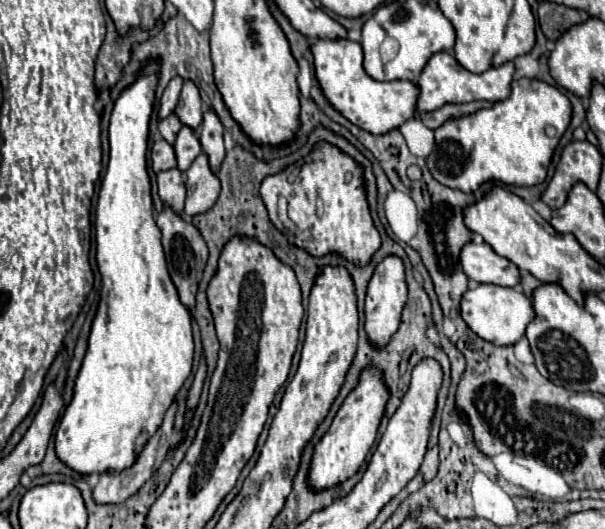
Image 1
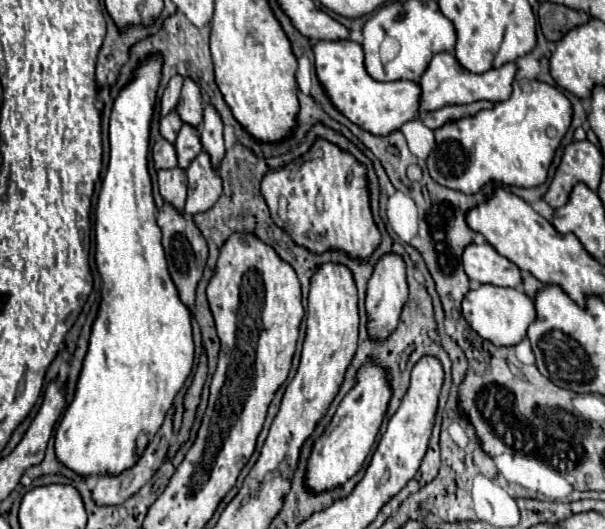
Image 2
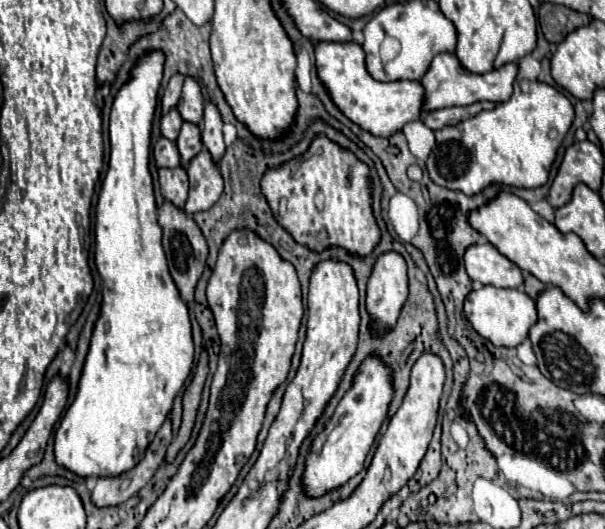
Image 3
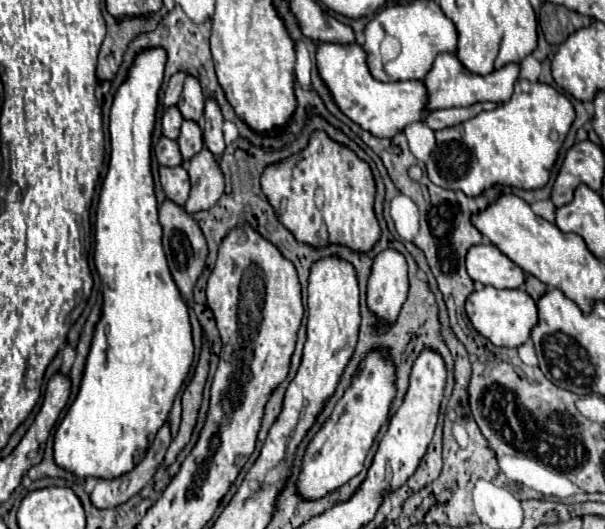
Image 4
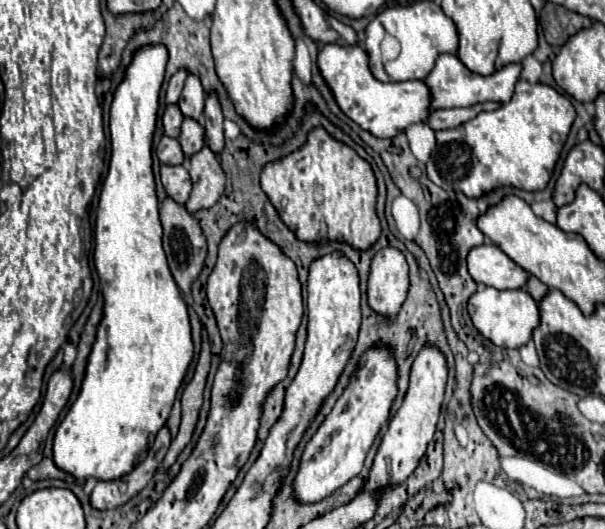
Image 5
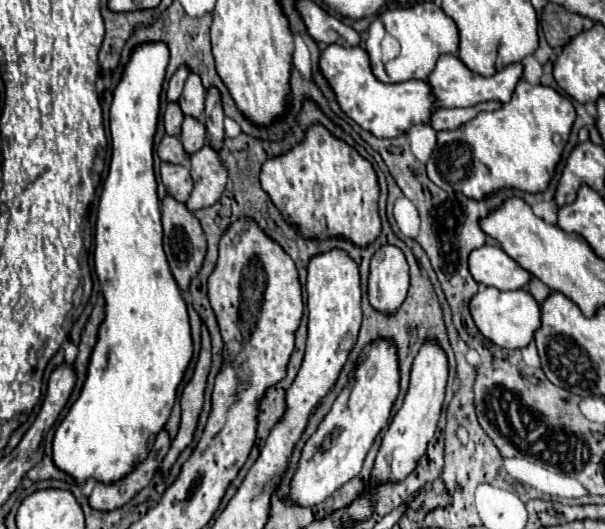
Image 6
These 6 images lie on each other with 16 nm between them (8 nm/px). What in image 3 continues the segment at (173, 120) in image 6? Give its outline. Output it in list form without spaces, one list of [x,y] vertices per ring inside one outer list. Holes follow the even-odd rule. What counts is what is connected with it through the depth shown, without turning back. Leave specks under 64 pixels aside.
[[[170,108],[164,116],[162,116],[162,136],[166,136],[168,140],[176,140],[180,126],[182,126],[182,116],[176,108]]]

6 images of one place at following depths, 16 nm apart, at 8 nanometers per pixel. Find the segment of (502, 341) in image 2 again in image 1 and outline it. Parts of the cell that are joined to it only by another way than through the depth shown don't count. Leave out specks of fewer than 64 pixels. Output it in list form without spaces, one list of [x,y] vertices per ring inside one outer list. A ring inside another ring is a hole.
[[[478,284],[478,288],[470,288],[464,294],[464,300],[460,302],[460,312],[462,318],[466,320],[466,324],[484,340],[496,344],[496,346],[512,346],[516,344],[520,338],[524,338],[526,334],[526,326],[534,320],[534,306],[532,300],[520,290],[520,288],[502,288],[502,286],[494,286],[494,284]]]

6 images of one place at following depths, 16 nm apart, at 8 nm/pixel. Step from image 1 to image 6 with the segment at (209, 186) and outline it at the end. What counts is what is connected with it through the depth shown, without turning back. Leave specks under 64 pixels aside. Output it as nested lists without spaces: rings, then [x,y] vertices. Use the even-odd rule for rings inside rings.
[[[204,146],[190,158],[190,172],[194,178],[194,190],[186,202],[186,206],[196,212],[200,208],[212,206],[220,200],[228,172],[218,156],[218,152],[212,146]]]

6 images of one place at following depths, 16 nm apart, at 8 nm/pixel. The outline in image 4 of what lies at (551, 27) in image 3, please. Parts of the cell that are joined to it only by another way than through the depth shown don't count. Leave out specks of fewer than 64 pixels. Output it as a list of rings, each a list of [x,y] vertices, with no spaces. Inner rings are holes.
[[[546,2],[542,6],[542,10],[540,10],[538,22],[542,26],[542,32],[544,32],[546,40],[548,40],[548,44],[560,46],[572,32],[584,28],[588,24],[588,18],[578,14],[578,12],[568,10],[564,6]]]

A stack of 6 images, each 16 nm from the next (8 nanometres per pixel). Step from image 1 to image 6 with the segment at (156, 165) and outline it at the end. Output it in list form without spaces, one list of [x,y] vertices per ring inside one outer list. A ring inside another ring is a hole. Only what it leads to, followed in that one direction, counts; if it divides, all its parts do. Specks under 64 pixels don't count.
[[[164,136],[160,146],[158,146],[158,156],[164,162],[172,162],[172,164],[182,164],[188,166],[190,164],[190,154],[184,152],[184,146],[180,144],[180,136]]]

